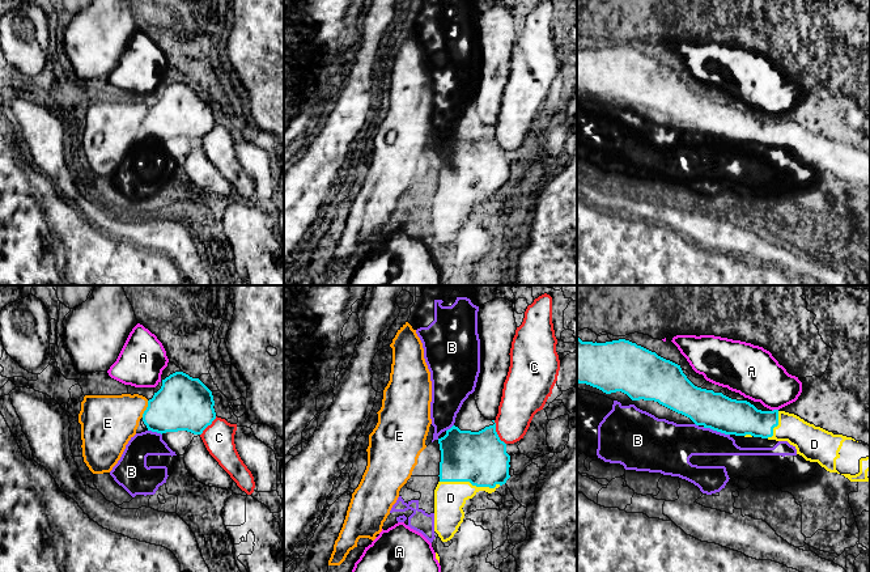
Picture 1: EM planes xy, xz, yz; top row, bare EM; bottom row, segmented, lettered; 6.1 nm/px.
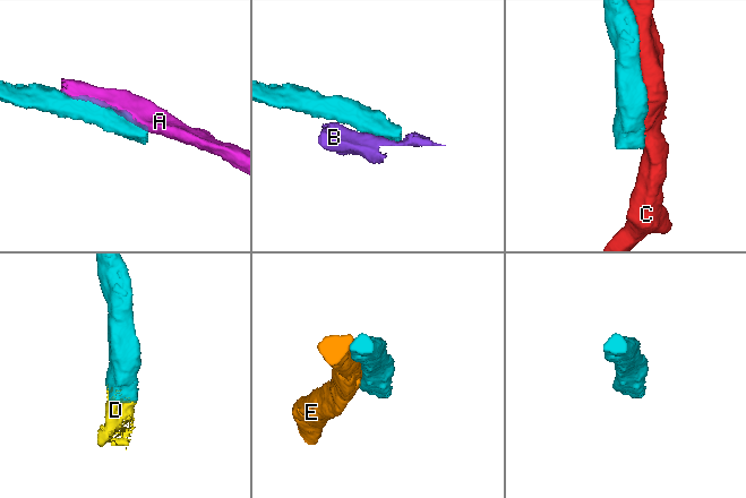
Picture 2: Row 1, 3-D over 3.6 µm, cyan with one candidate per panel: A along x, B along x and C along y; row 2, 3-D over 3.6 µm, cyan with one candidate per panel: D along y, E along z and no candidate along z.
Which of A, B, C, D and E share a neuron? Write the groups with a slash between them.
A / B / C / D / E

